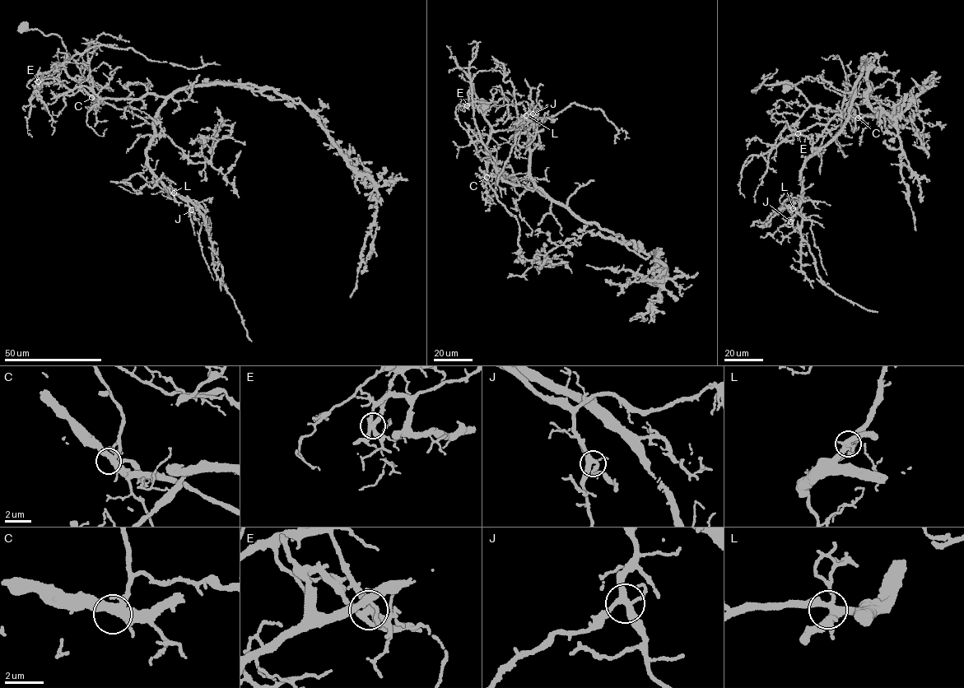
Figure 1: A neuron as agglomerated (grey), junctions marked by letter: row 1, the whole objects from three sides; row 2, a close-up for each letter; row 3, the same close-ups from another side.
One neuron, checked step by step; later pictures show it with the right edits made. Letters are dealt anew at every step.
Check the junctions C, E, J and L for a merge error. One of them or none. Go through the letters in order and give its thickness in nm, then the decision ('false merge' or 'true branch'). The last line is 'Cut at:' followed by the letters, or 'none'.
C: 360 nm thick; true branch
E: 360 nm thick; false merge
J: 340 nm thick; true branch
L: 380 nm thick; true branch
Cut at: E

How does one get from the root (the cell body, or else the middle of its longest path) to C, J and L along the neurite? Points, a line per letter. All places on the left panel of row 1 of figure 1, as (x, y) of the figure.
C: (24, 26), (30, 30), (38, 30), (46, 36), (54, 34), (61, 38), (67, 53), (93, 89), (91, 97)
J: (24, 26), (61, 38), (93, 89), (57, 97), (82, 86), (103, 99), (165, 98), (146, 164), (191, 210)
L: (24, 26), (61, 38), (93, 89), (57, 97), (82, 86), (103, 99), (165, 98), (146, 164), (174, 192)

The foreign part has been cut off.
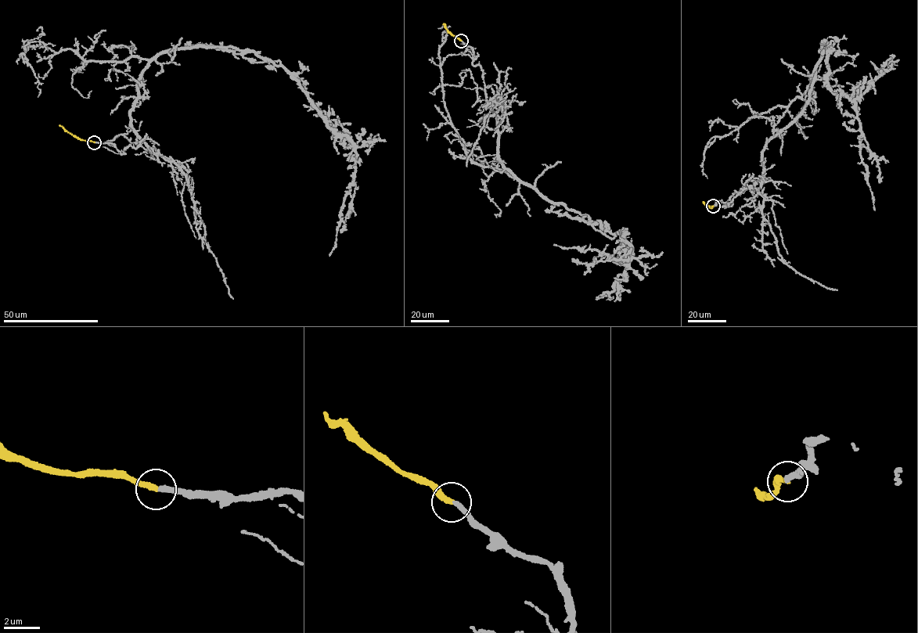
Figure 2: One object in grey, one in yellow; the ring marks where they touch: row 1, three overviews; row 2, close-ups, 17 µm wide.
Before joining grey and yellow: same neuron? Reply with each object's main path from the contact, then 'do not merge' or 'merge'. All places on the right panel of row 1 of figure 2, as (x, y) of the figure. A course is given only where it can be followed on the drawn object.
grey runs (713, 206), (731, 206), (761, 178), (764, 147), (801, 112), (826, 41), (829, 88), (853, 99), (874, 210); yellow runs (714, 206), (710, 208), (703, 202); merge

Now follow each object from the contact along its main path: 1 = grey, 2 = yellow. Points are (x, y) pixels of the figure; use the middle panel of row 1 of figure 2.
1: (461, 41), (483, 72), (504, 167), (548, 199), (611, 232), (622, 231), (631, 255), (617, 260), (553, 245)
2: (460, 41), (448, 31), (443, 24)

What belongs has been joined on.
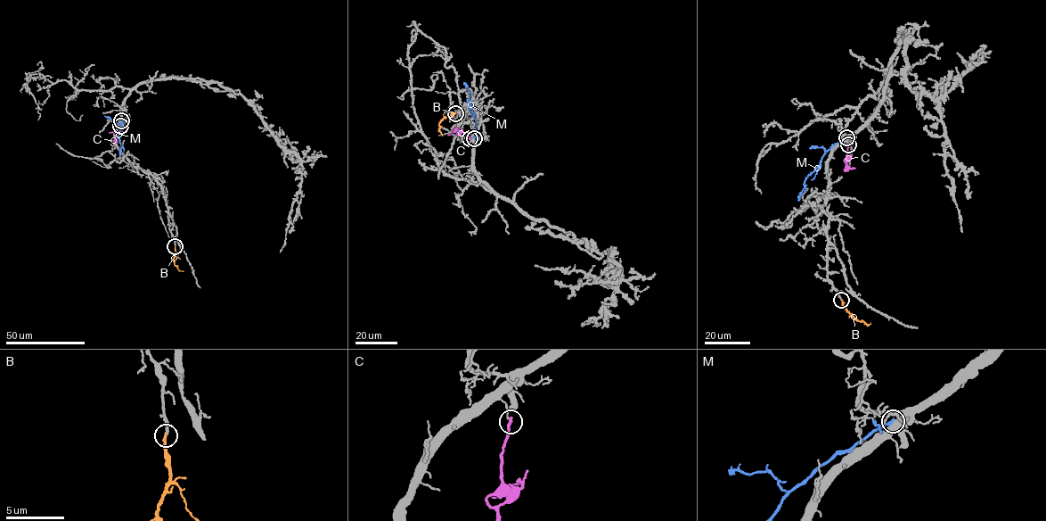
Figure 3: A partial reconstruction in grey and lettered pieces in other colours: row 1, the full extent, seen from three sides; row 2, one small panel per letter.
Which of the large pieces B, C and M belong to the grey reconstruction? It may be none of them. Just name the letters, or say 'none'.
B

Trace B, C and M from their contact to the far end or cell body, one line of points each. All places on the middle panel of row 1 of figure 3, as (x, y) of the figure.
B: (455, 113), (453, 112), (439, 123), (442, 135)
C: (469, 138), (459, 130), (447, 134)
M: (474, 139), (475, 118), (469, 103), (469, 91), (464, 82)

